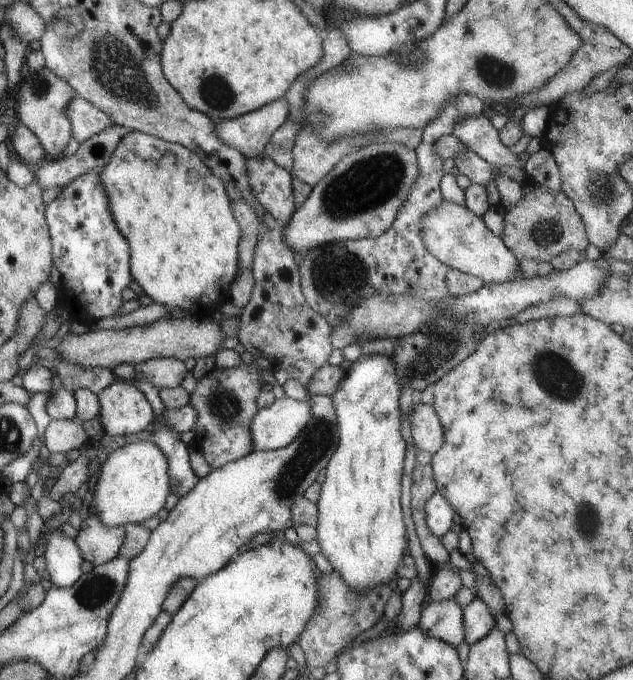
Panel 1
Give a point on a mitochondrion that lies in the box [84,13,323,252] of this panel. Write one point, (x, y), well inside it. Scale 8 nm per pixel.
(117, 71)

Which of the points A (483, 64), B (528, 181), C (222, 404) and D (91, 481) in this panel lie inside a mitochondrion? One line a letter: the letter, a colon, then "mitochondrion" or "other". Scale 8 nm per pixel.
A: mitochondrion
B: other
C: mitochondrion
D: other

